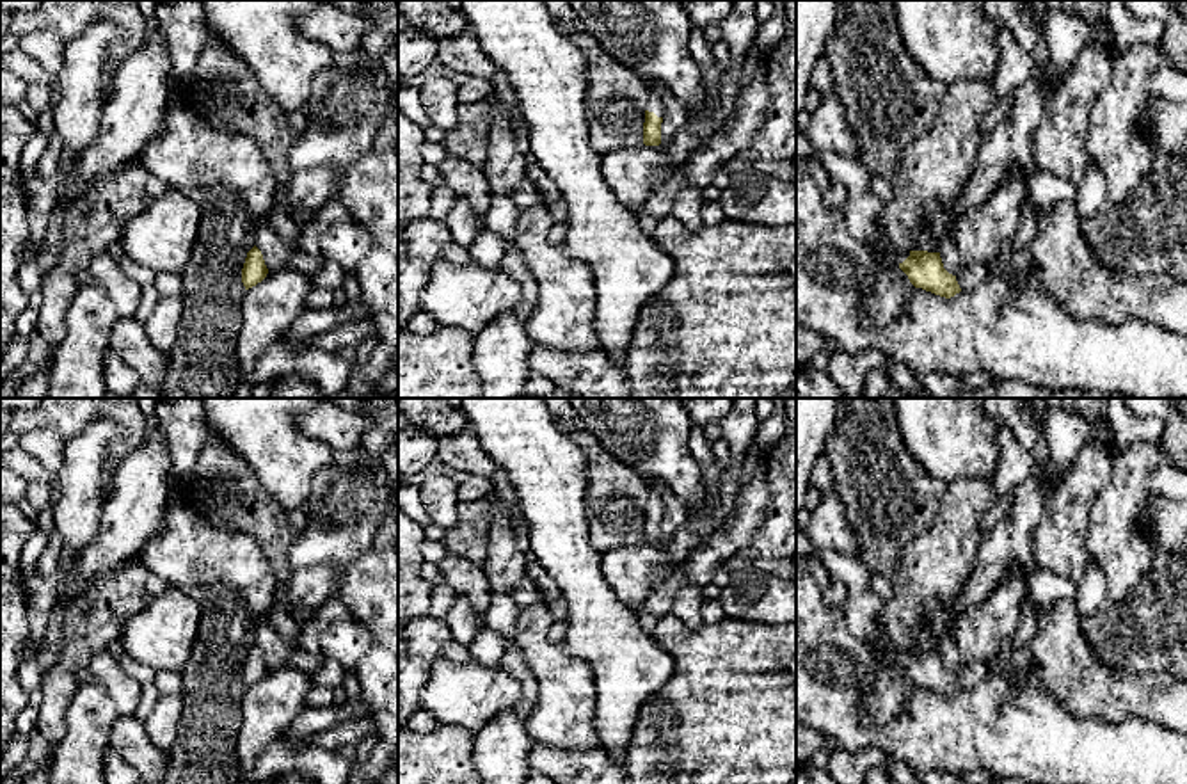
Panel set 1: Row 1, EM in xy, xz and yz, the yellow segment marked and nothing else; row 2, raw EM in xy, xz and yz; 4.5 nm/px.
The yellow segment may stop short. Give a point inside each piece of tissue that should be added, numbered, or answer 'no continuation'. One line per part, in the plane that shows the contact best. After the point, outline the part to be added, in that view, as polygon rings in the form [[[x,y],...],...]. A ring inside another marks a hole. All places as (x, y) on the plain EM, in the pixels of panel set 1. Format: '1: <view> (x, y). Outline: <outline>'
1: xz (656, 486). Outline: [[[661,478],[649,480],[649,500],[645,508],[654,510],[657,516],[663,516],[665,500],[663,494],[668,491],[668,485]]]

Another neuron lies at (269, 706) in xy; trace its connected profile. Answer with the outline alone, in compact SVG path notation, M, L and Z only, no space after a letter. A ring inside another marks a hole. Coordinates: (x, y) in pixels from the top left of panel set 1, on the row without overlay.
M283 665L268 670L256 684L249 686L242 699L242 722L236 736L236 752L242 772L251 772L259 754L281 740L286 727L307 706L313 683L309 674Z

